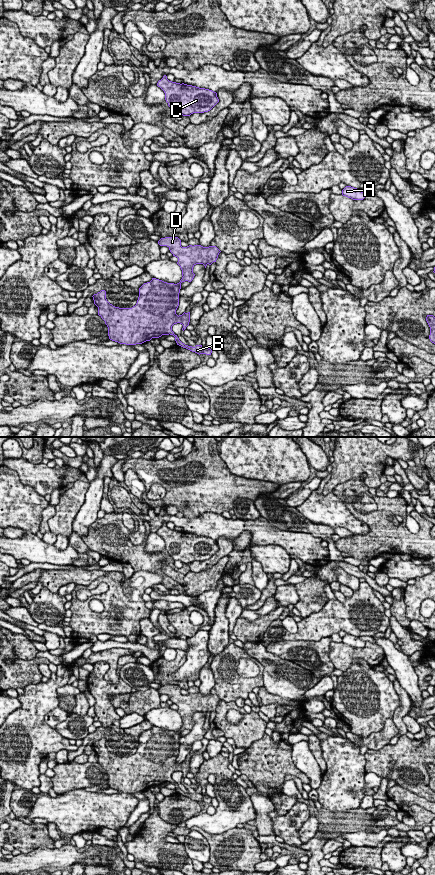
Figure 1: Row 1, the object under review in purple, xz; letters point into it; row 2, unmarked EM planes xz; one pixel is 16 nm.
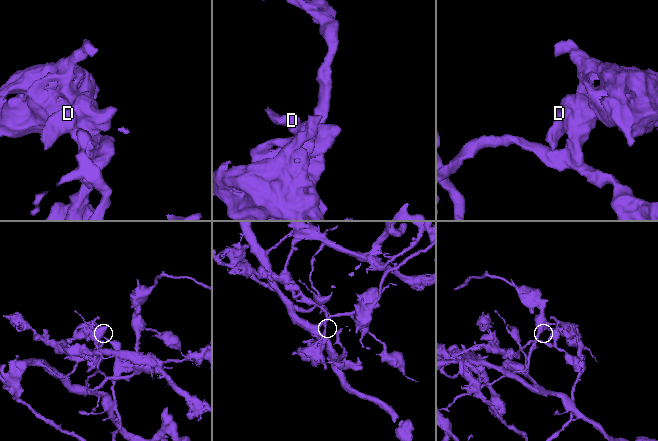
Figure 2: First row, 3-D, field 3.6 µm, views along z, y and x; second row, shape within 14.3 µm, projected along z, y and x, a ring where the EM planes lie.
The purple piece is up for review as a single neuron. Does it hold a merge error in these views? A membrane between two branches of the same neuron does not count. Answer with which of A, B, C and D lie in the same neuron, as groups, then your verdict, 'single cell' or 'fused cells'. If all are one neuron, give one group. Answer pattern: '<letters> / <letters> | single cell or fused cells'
A C / B D | fused cells

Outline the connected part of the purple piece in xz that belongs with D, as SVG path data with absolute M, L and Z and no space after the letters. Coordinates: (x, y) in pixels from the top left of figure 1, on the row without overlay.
M165 685L158 689L160 694L167 694L173 704L178 706L177 712L182 718L182 727L179 731L167 731L162 728L152 726L150 730L144 731L139 736L139 745L137 751L132 756L119 756L110 752L106 747L106 739L101 738L94 742L94 752L98 755L98 763L105 769L108 775L109 787L120 792L136 793L150 789L152 786L159 786L162 783L173 783L177 793L186 796L197 802L203 802L202 793L195 795L185 793L182 791L177 783L172 779L174 772L180 771L183 773L184 779L190 770L190 760L177 763L176 758L179 754L179 741L181 731L188 729L191 730L195 724L193 715L196 712L203 712L206 714L216 710L219 701L221 700L216 694L203 695L201 693L189 693L187 695L181 694L181 688L178 685Z

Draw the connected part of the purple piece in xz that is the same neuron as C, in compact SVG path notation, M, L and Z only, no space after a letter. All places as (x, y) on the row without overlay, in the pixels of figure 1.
M166 523L158 529L157 534L164 539L168 554L183 564L208 560L219 550L216 540L169 529Z

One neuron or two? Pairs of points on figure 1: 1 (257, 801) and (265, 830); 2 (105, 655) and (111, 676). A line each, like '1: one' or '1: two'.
1: one
2: one

